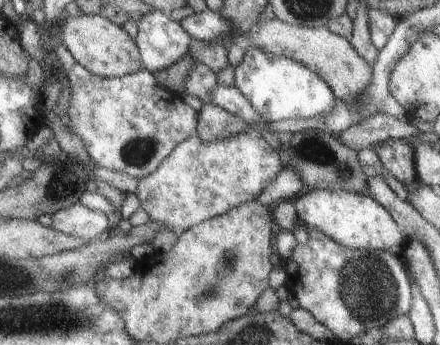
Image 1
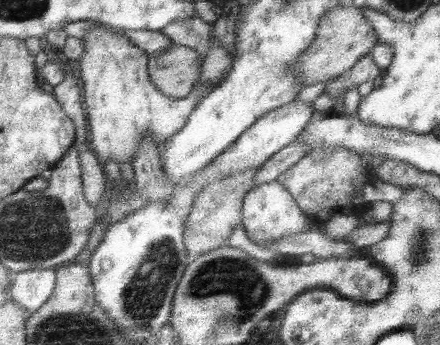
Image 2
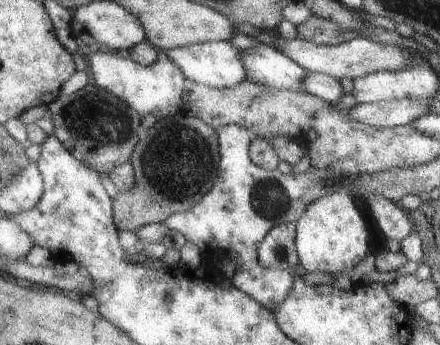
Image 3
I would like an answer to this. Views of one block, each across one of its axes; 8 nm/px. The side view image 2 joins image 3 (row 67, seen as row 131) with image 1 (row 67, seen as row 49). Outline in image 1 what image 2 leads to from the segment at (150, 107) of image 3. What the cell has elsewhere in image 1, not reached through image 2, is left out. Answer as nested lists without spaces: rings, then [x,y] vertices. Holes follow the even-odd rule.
[[[81,14],[79,18],[75,16],[65,16],[59,22],[61,26],[61,40],[69,48],[69,52],[81,62],[89,72],[103,76],[103,78],[123,78],[127,74],[137,74],[143,70],[143,60],[139,54],[137,40],[129,36],[129,32],[115,24],[113,20],[105,16],[91,16],[91,14]]]

